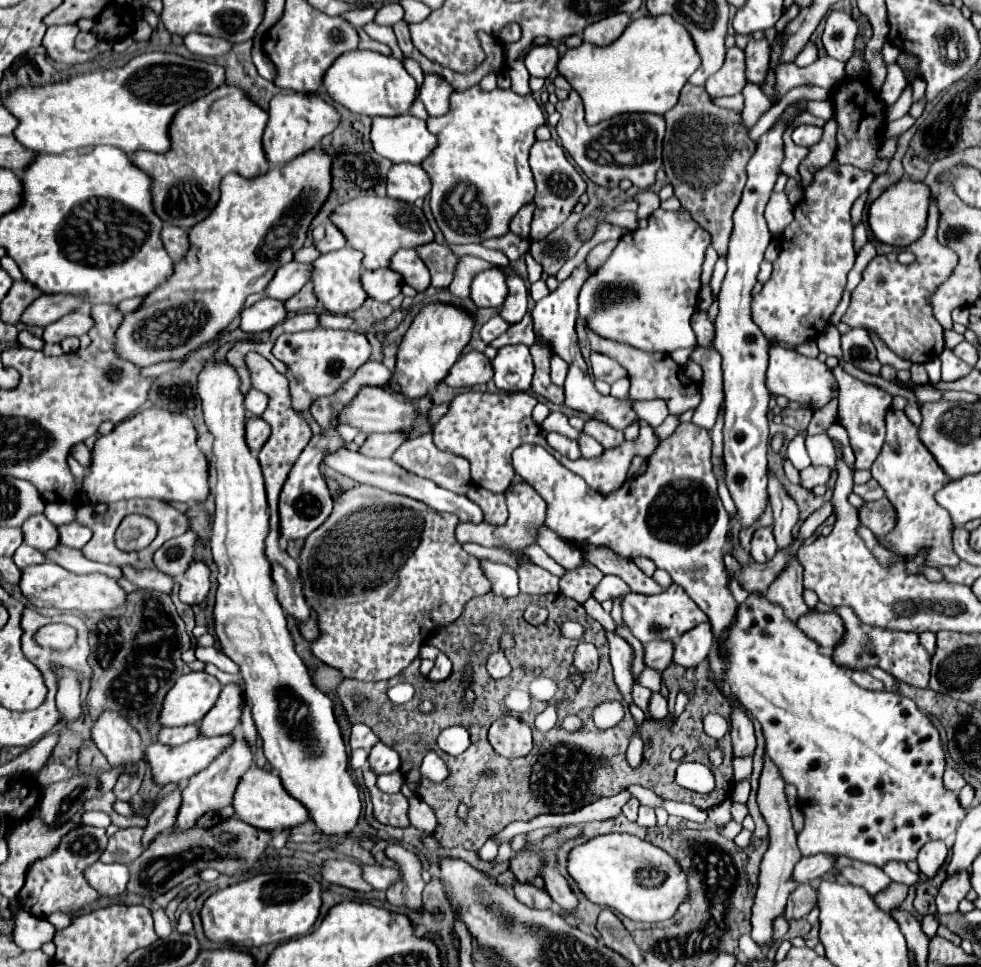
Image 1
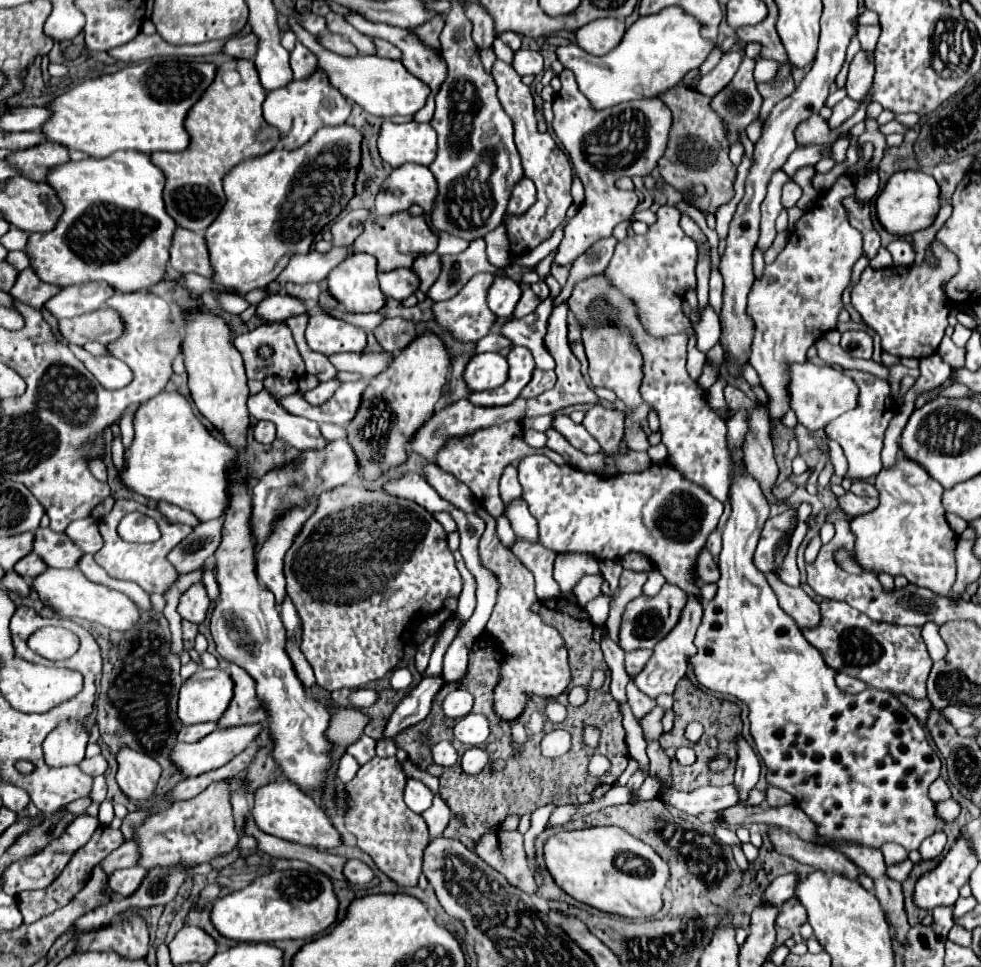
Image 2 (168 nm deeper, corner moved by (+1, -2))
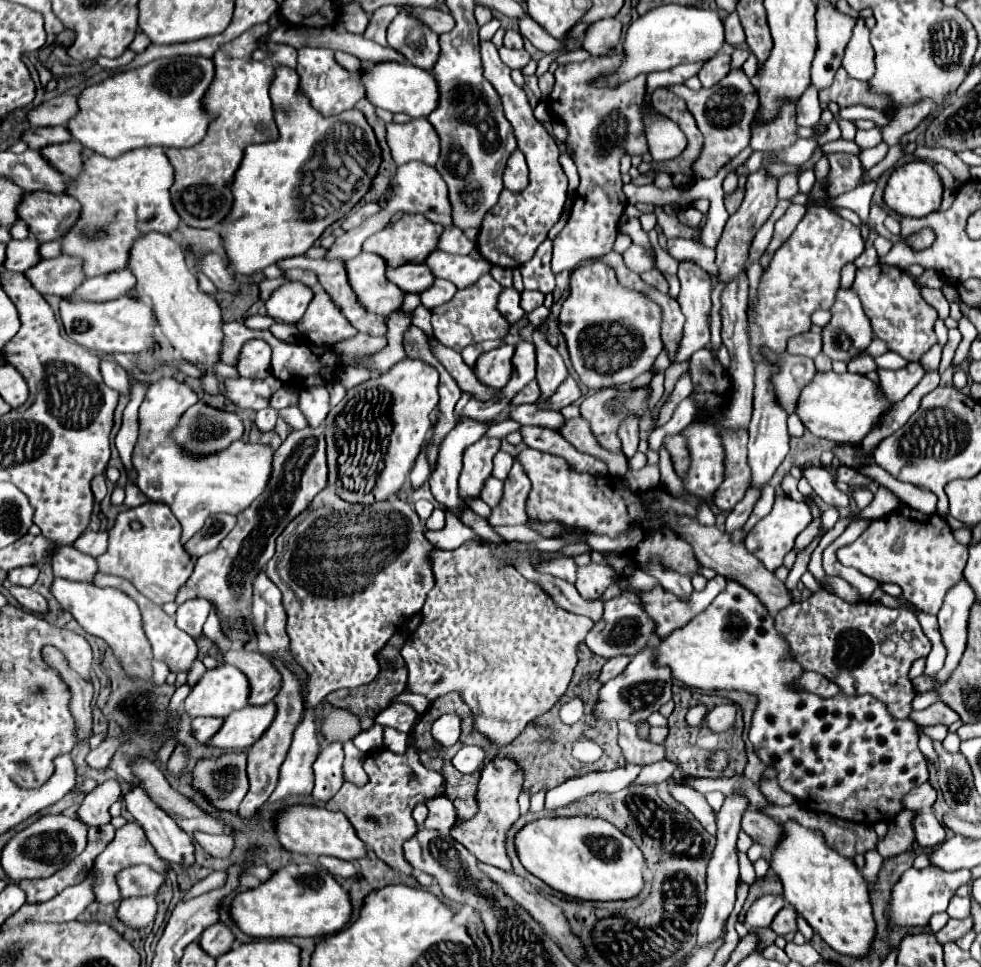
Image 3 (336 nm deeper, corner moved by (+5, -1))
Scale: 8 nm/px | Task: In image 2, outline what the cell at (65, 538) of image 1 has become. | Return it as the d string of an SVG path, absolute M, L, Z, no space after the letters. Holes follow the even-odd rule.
M93 518L77 520L73 522L67 530L67 536L85 552L85 554L95 554L103 548L103 538L99 534L97 522Z

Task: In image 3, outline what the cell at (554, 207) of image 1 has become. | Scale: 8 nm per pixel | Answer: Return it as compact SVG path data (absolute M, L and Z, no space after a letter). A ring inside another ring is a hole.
M491 41L481 43L481 59L485 69L485 79L495 87L503 101L503 111L507 121L513 125L515 139L519 149L523 151L529 165L529 185L521 193L511 193L499 197L499 203L485 215L477 247L483 259L499 267L521 267L527 263L537 247L547 239L549 229L559 221L567 197L567 177L559 163L559 149L555 139L545 131L545 127L533 117L533 109L527 101L527 95L521 87L517 87L511 79L511 69L503 65L499 59L497 47Z

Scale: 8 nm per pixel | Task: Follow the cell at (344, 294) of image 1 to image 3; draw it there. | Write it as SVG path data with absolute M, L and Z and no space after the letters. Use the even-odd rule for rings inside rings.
M359 253L345 261L347 279L357 295L359 305L375 315L389 315L401 307L403 291L385 277L385 261L373 253Z

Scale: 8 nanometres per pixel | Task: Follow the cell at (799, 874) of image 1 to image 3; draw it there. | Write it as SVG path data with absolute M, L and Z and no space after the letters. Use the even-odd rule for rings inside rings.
M771 893L771 895L765 895L761 899L757 899L747 915L745 915L745 921L753 927L753 929L759 929L759 927L769 927L773 917L783 909L785 905L785 897L783 895L777 895L777 893Z

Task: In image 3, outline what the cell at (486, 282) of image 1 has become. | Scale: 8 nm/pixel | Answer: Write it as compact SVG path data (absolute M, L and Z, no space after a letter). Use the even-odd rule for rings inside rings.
M513 287L503 289L499 293L497 307L499 307L499 313L503 313L503 317L509 323L515 323L515 321L519 321L525 315L525 311L519 307L519 291L515 291Z

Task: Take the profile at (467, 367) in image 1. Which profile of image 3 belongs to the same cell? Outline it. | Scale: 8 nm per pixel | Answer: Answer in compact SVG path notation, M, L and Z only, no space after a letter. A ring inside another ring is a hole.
M501 345L499 349L479 355L473 367L479 381L483 381L483 385L491 385L493 389L505 387L513 373L513 365L511 365L513 351L515 351L513 345Z

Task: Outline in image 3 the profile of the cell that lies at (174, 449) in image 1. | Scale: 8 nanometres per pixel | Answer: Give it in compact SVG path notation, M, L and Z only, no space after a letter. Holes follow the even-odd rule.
M159 379L147 387L147 395L139 407L139 441L133 451L133 467L143 493L151 501L161 501L171 507L175 517L183 523L183 543L191 539L203 521L215 513L237 515L249 507L265 489L273 449L267 445L253 445L235 441L219 453L199 457L199 453L187 453L175 439L173 431L179 425L179 417L197 403L197 395L175 379Z

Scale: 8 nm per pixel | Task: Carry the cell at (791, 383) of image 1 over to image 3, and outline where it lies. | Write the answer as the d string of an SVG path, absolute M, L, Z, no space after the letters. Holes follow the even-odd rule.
M817 371L809 385L799 393L795 413L801 423L817 437L825 437L839 443L859 443L873 429L879 417L889 409L889 401L883 391L869 381L865 375L855 373L835 373L835 371Z

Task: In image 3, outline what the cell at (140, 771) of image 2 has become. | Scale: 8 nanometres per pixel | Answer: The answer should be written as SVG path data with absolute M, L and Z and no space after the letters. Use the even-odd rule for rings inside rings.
M133 785L127 793L123 793L123 799L125 799L127 811L145 829L147 839L155 847L159 857L163 857L163 859L167 859L171 863L181 863L181 865L193 865L195 863L195 857L193 857L193 851L195 851L193 837L187 835L155 801L151 801L151 797L147 797L147 791L141 785Z

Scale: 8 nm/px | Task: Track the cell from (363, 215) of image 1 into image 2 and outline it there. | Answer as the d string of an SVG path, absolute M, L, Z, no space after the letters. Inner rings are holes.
M399 212L391 216L375 216L371 214L365 222L365 232L359 236L355 250L367 252L377 258L379 272L389 272L395 268L409 268L417 256L431 254L437 248L437 236L431 232L423 216L411 216L409 212Z

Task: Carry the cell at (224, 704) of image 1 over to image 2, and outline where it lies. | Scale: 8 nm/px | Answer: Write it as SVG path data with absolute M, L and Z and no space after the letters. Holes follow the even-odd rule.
M231 664L231 676L235 678L235 698L227 708L227 714L217 722L219 726L233 726L233 724L267 724L269 716L263 702L257 698L255 680L241 670L239 666Z

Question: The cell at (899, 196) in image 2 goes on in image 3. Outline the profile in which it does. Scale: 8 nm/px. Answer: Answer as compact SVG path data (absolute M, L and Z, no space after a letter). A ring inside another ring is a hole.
M911 161L897 167L891 173L887 187L883 191L883 201L899 217L927 217L929 213L939 209L941 193L943 193L943 185L935 169L925 161Z

